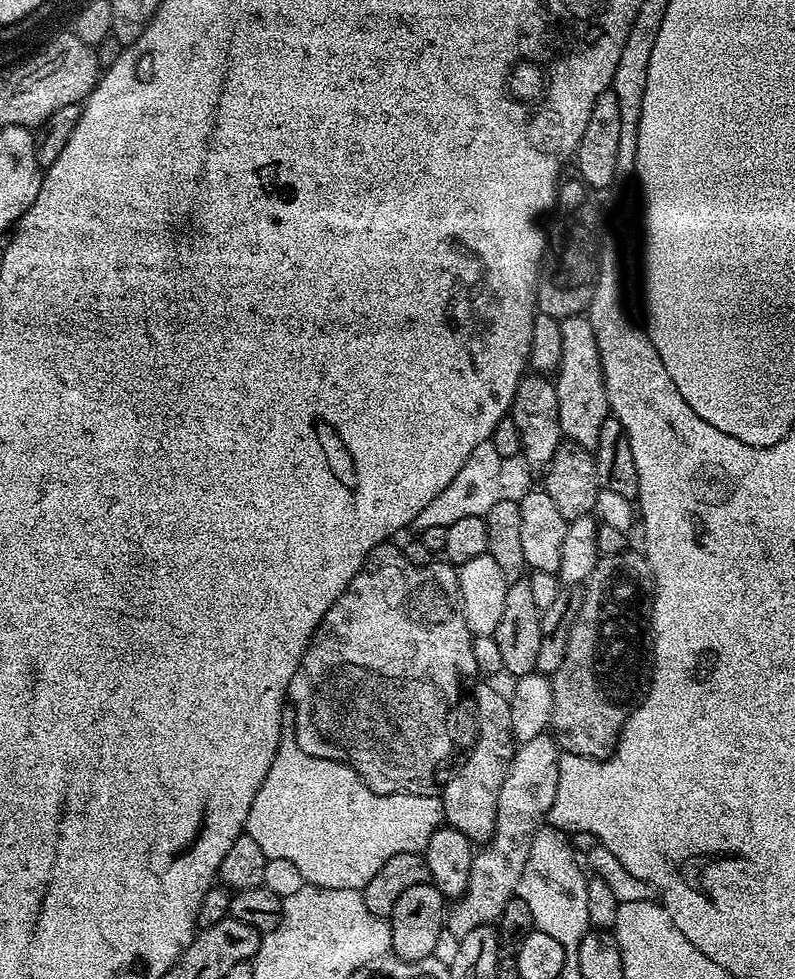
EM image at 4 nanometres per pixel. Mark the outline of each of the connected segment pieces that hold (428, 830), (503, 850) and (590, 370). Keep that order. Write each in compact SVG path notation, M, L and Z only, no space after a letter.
M285 714L278 750L274 754L274 762L270 762L270 774L266 774L266 782L262 782L258 794L254 794L254 806L250 806L244 832L258 842L268 860L286 858L286 862L294 862L302 873L305 885L334 890L363 890L392 855L423 853L430 836L444 823L444 802L439 795L380 796L366 786L363 778L349 764L341 764L338 760L320 760L317 756L306 754L296 741L296 717Z
M543 734L517 747L514 758L510 762L510 770L502 782L502 790L498 790L498 814L494 834L477 851L470 868L469 885L462 895L446 912L446 932L453 938L469 934L484 925L495 925L502 914L502 906L510 902L512 896L517 895L516 887L522 878L522 870L526 868L526 858L530 856L530 846L534 842L534 834L545 823L550 806L554 806L554 794L558 794L558 745L551 735Z
M587 315L570 316L560 321L562 330L562 362L554 373L558 394L558 418L561 433L578 446L595 449L602 422L610 416L608 395L602 374L602 358L598 354L598 338Z

